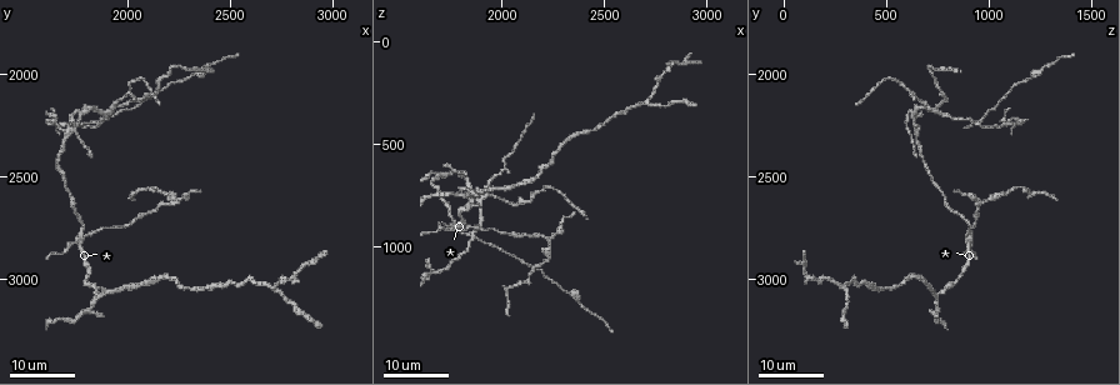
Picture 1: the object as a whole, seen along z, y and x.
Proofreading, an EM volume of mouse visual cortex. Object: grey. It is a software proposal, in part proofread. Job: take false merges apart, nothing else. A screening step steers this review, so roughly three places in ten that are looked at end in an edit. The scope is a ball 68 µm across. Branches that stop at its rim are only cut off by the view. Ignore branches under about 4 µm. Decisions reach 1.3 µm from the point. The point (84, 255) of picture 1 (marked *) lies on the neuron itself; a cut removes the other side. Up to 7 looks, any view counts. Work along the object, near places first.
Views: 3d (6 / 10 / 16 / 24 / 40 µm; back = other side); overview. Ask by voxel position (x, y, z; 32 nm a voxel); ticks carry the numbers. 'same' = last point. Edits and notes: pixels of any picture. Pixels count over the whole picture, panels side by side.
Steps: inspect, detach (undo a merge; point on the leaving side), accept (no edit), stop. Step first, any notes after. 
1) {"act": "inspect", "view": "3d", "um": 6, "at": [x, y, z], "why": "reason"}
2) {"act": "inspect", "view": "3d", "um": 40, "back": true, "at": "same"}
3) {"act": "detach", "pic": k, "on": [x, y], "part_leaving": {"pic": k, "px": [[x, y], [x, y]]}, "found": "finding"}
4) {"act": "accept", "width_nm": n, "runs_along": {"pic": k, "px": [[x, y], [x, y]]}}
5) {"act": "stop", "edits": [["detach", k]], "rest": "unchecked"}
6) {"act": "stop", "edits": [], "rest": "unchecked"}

{"act": "inspect", "view": "3d", "um": 24, "at": [1860, 3090, 730], "why": "three-way junction"}

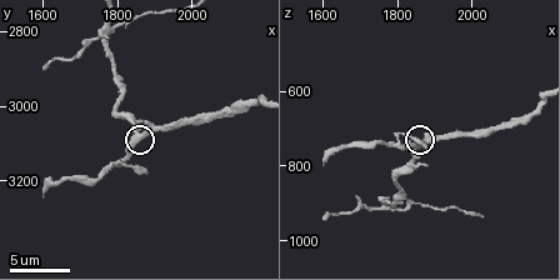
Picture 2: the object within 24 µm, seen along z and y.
{"act": "inspect", "view": "3d", "um": 10, "at": "same"}

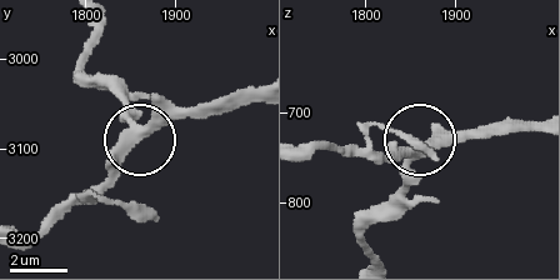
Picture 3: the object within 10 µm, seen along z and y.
{"act": "accept", "arms": 3, "runs_along": {"pic": 3, "px": [[89, 26], [83, 68], [123, 103], [135, 141], [78, 204]]}, "found": "one neuron here"}

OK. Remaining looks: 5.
{"act": "inspect", "view": "3d", "um": 24, "at": [1700, 2310, 650], "why": "a narrow waist"}

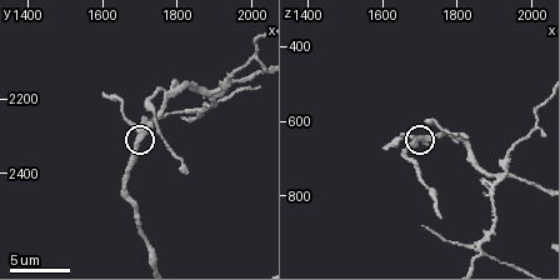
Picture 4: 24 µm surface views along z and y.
{"act": "inspect", "view": "3d", "um": 10, "at": [1700, 2320, 640], "why": "zoom in"}

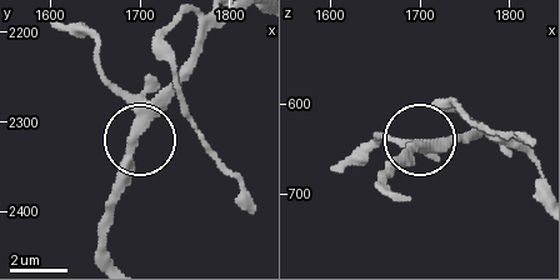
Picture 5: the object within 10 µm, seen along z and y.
{"act": "accept", "runs_along": {"pic": 5, "px": [[395, 200], [384, 183], [418, 148], [468, 138]]}, "found": "all the same neuron"}

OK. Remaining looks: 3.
{"act": "inspect", "view": "3d", "um": 16, "at": [1780, 2180, 640]}

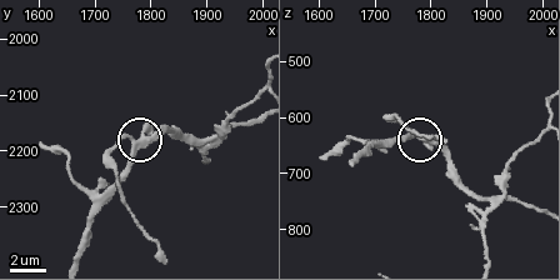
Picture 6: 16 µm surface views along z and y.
{"act": "inspect", "view": "3d", "um": 6, "at": "same"}

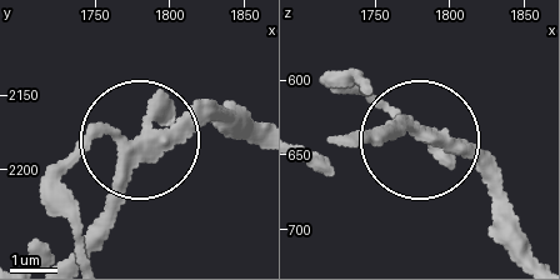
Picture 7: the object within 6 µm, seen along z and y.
{"act": "accept", "width_nm": 270, "runs_along": {"pic": 7, "px": [[348, 140], [411, 129], [340, 80]]}, "found": "one neuron here"}

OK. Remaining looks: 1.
{"act": "stop", "edits": [], "rest": "unchecked"}

